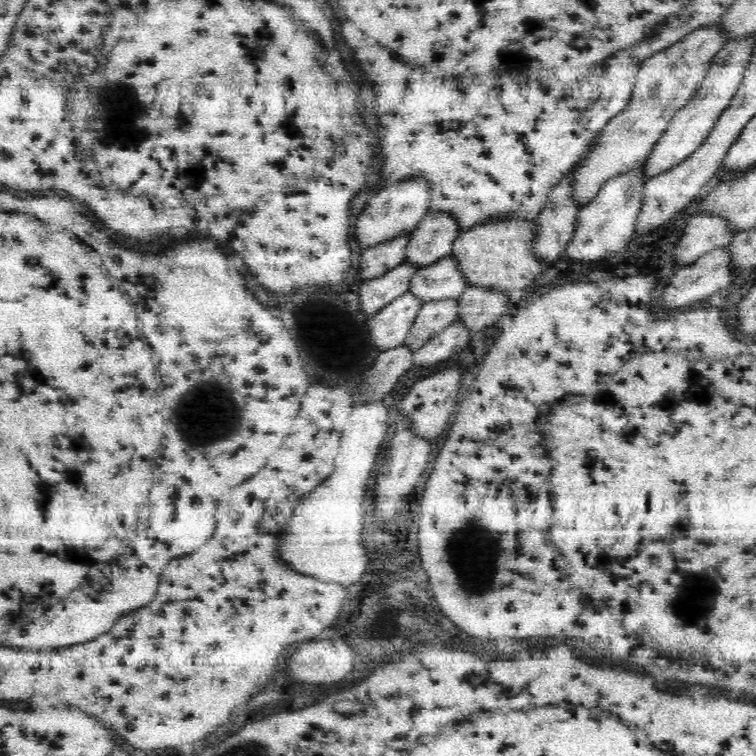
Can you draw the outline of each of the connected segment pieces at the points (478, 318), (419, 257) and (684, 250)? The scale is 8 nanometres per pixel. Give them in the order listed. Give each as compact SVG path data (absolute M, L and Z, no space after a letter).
M467 286L457 300L461 322L471 333L491 328L510 307L508 294L503 290L492 290L483 286Z
M428 212L420 220L420 224L410 233L406 245L405 260L416 269L430 266L430 264L434 264L434 262L438 262L438 260L452 254L453 242L459 234L459 226L455 218L445 214L445 212Z
M692 210L682 240L676 243L675 268L694 264L714 249L726 249L735 234L727 220Z

